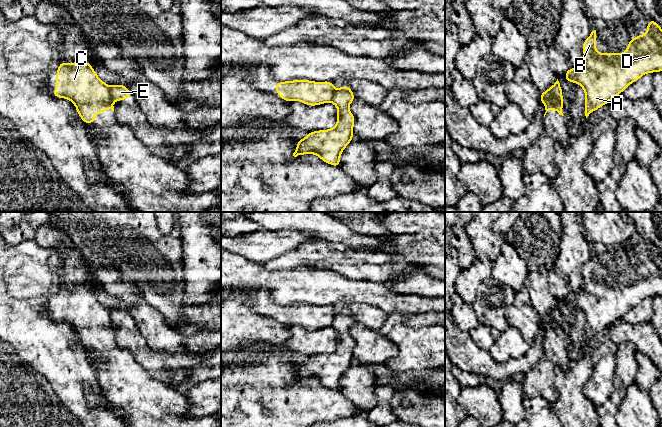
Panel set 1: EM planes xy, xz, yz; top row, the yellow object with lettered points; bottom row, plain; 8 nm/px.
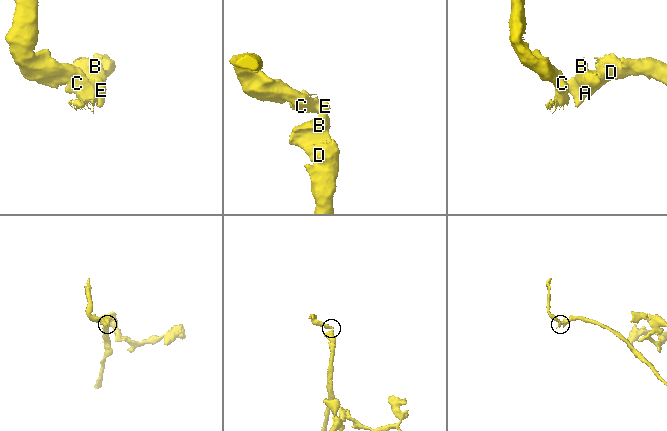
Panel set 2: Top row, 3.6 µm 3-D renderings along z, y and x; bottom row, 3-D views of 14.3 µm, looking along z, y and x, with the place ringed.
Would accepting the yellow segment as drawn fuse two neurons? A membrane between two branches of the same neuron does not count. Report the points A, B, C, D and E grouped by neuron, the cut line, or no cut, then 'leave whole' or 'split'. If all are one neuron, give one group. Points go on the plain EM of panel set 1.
A B D E / C; cut in yz along (548, 313), (552, 320), (561, 324); split

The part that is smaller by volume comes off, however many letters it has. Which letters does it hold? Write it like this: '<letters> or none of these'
C

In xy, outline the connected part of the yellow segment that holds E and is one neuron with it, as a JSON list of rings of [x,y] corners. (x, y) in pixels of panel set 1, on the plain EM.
[[[123,308],[109,310],[112,325],[120,325],[131,322],[131,315]]]

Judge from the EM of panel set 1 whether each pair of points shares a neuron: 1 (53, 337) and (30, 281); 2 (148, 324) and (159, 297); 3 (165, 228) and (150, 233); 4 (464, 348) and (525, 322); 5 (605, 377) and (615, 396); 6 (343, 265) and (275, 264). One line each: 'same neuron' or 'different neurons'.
1: same neuron
2: different neurons
3: different neurons
4: different neurons
5: different neurons
6: same neuron

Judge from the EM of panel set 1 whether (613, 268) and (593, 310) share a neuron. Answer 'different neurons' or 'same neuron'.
same neuron

